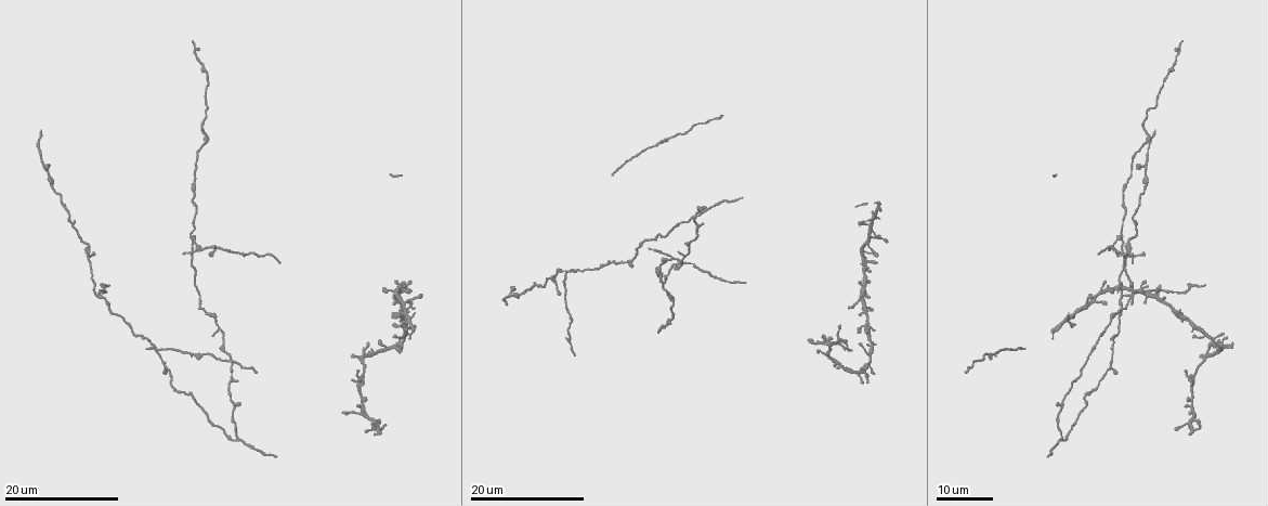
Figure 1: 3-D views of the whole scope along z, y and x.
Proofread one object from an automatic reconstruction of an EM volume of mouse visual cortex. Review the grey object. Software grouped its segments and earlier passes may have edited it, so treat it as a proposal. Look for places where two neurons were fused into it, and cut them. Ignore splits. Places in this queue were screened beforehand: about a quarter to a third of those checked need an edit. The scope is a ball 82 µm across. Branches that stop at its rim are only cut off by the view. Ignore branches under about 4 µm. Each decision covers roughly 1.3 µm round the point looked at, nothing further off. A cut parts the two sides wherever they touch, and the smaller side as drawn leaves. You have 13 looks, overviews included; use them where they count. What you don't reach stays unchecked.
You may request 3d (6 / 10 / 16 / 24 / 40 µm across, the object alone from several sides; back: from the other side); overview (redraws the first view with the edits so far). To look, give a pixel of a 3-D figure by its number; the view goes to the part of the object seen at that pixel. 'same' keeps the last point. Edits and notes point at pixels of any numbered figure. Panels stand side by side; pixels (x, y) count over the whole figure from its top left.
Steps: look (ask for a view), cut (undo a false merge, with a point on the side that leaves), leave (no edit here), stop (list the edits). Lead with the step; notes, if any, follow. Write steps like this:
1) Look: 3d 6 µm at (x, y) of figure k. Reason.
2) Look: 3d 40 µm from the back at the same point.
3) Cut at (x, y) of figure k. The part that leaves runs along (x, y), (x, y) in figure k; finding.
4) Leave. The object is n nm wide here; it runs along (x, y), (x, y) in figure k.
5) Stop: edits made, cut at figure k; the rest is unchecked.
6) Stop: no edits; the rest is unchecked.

Look: 3d 16 µm at (236, 438) of figure 1. A fork.

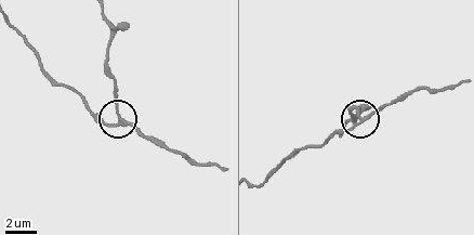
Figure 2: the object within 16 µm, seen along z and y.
Look: 3d 10 µm at (121, 124) of figure 2.

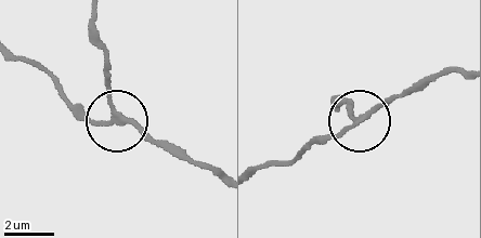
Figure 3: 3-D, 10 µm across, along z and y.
Leave. The object is 180 nm wide here; it runs along (94, 17), (115, 117), (160, 146) in figure 3; continuous, no second neuron.

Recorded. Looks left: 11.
Look: 3d 16 µm at (362, 404) of figure 1. Thick turns thin.

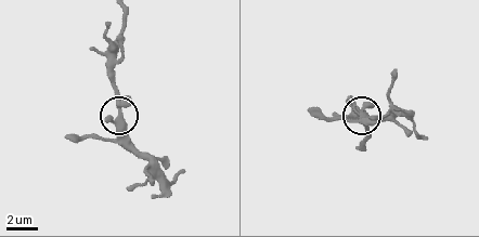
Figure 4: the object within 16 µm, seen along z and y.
Look: 3d 10 µm at (119, 115) of figure 4. Zoom in.

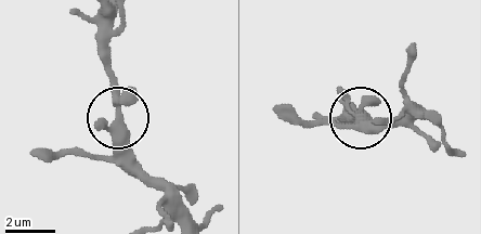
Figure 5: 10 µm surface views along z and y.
Leave. One neuron here.

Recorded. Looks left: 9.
Look: 3d 24 µm at (396, 287) of figure 1.

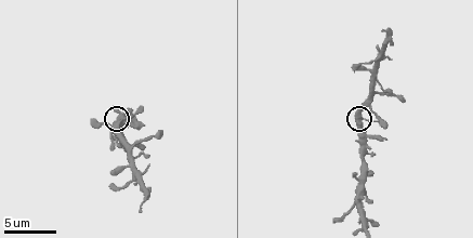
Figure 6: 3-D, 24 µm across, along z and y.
Look: 3d 10 µm at (120, 121) of figure 6. Zoom in.

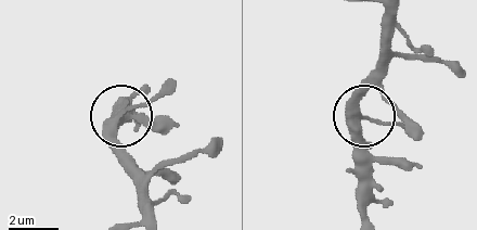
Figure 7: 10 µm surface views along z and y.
Leave. 3 arms meet here; continuous, no second neuron.

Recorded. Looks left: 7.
Look: 3d 16 µm at (102, 295) of figure 1. Side arm on a straight run.

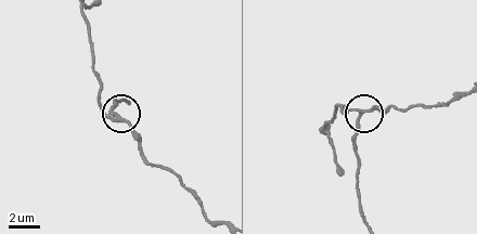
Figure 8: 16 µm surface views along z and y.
Look: 3d 10 µm at (118, 118) of figure 8.

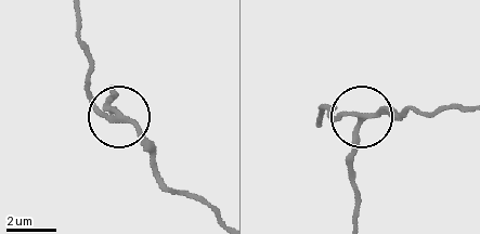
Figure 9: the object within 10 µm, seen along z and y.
Look: 3d 10 µm from the back at (359, 117) of figure 9.

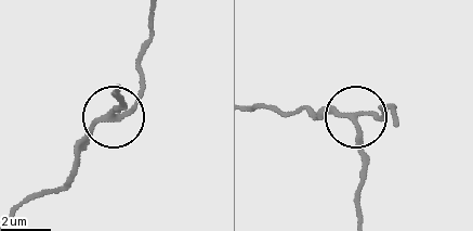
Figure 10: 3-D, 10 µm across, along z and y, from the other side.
Cut at (123, 103) of figure 10. 3 arms meet here; the part that leaves runs along (357, 126), (364, 167), (357, 217) in figure 10; a second neuron is stuck on.

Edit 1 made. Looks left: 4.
Look: overview.

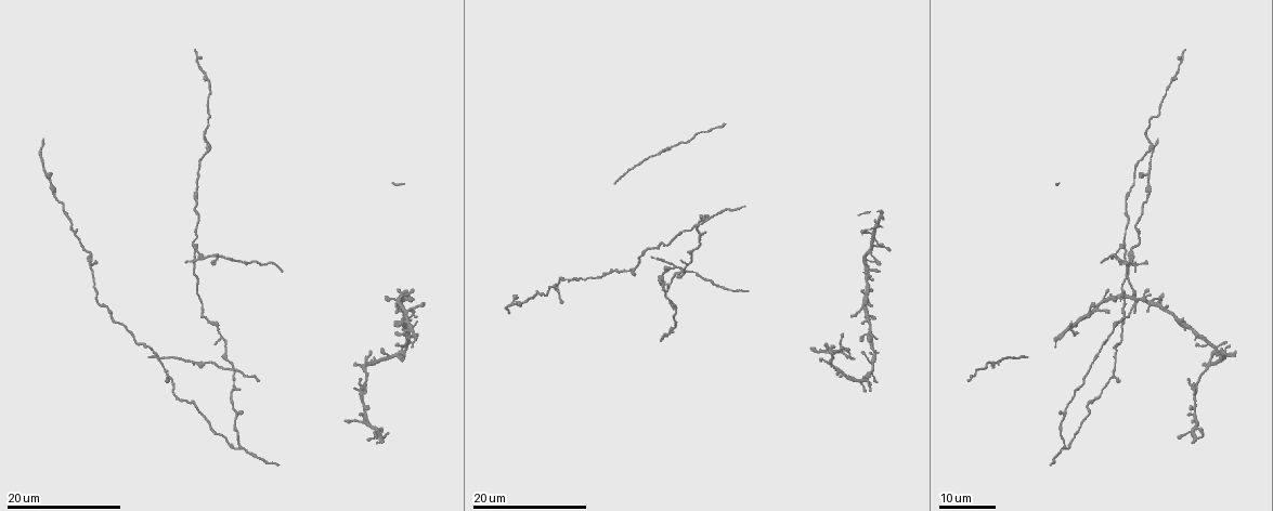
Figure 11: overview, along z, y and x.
Look: 3d 24 µm at (1109, 380) of figure 11. A narrow waist.

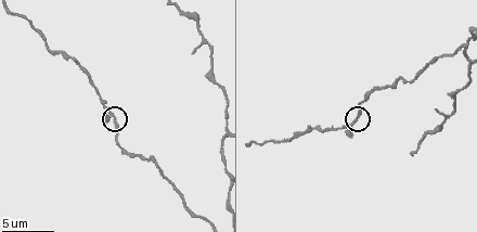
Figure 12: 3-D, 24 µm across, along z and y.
Look: 3d 6 µm at (114, 117) of figure 12.

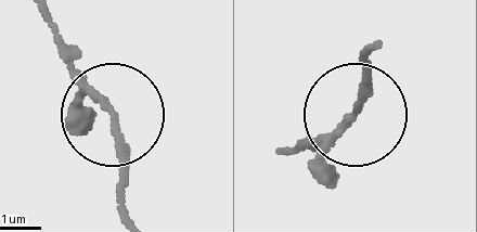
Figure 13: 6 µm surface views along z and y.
Leave. It runs along (377, 44), (361, 106), (298, 144) in figure 13; one neuron here.

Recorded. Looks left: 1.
Stop: edits made, cut at figure 10; the rest is unchecked.

